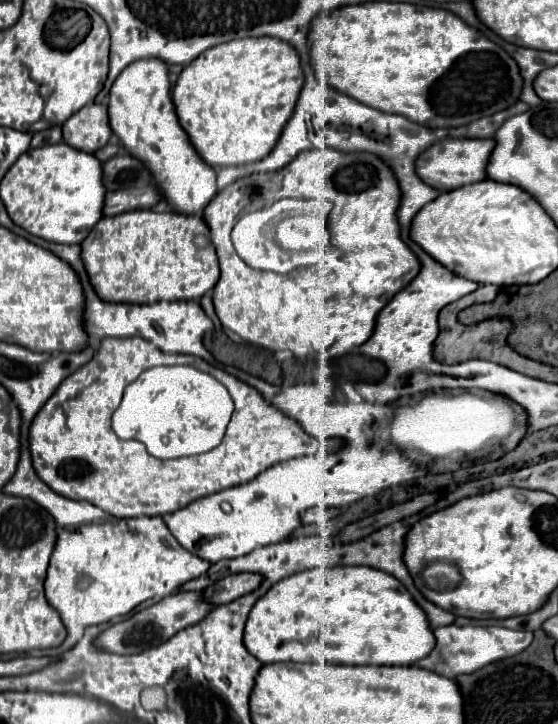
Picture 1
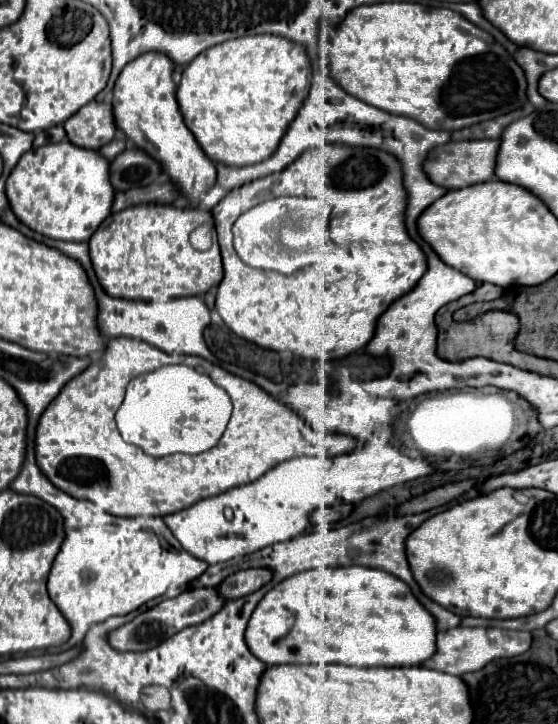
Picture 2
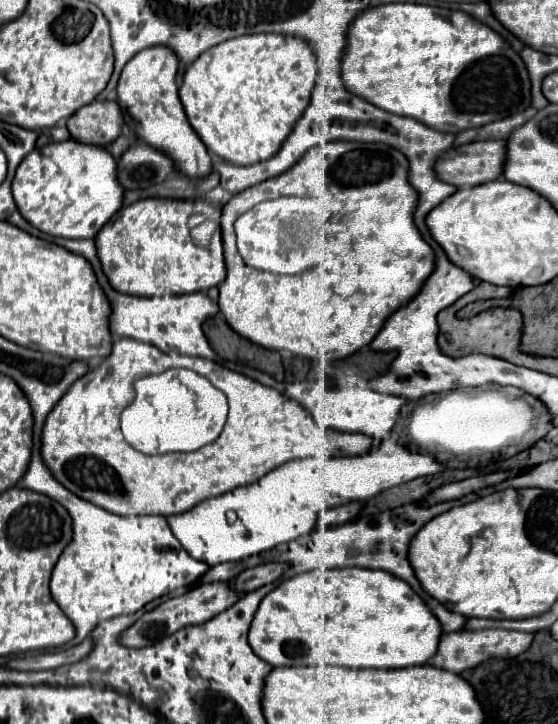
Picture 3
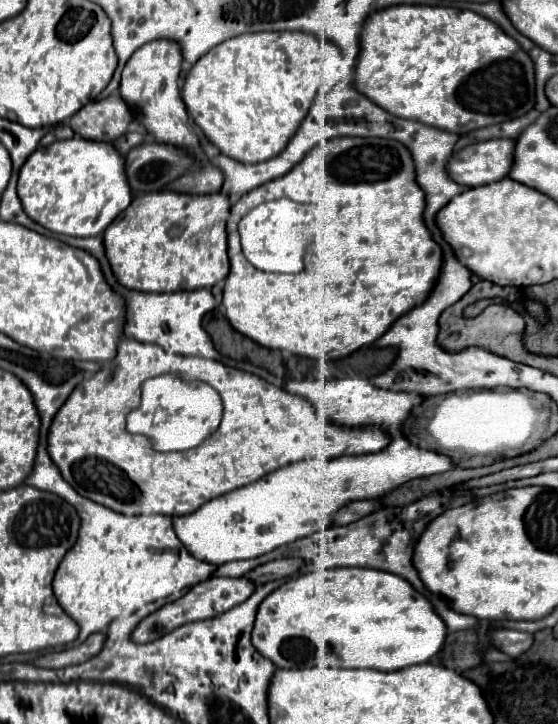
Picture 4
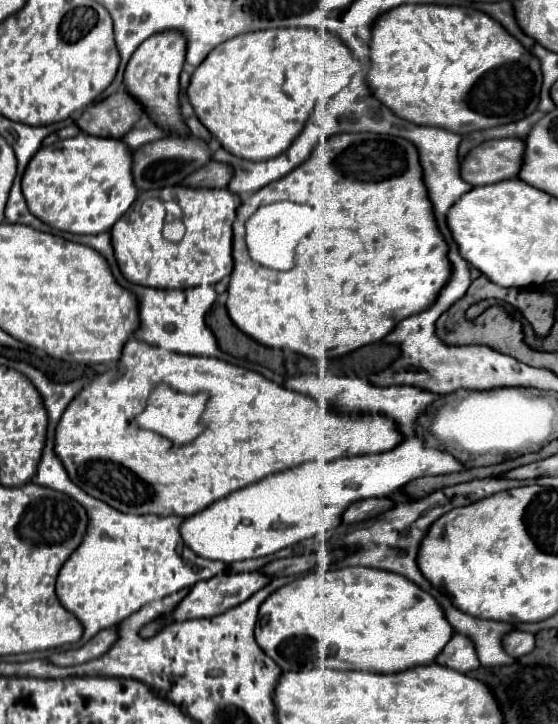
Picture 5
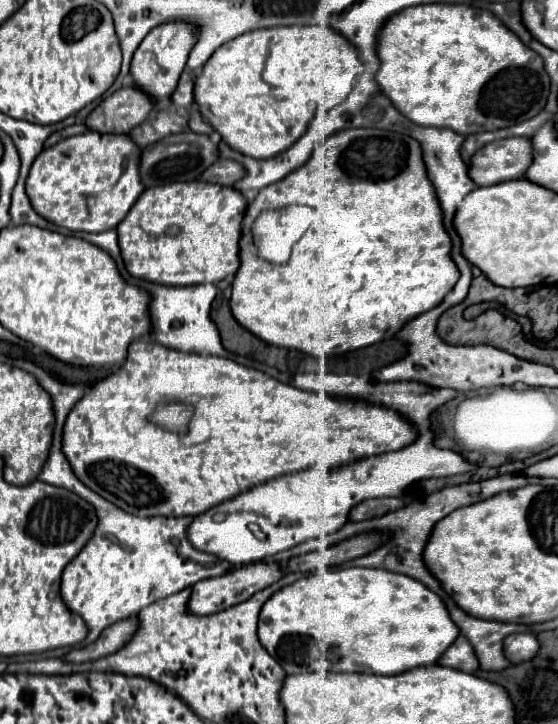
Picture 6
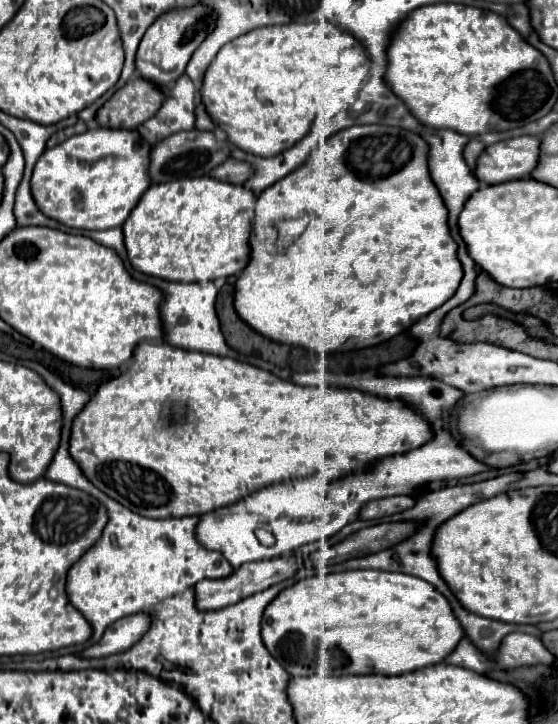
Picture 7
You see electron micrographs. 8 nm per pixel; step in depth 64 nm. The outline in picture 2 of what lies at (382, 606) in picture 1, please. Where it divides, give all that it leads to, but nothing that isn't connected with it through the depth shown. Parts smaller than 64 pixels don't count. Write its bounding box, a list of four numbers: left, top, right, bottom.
[246,566,436,666]

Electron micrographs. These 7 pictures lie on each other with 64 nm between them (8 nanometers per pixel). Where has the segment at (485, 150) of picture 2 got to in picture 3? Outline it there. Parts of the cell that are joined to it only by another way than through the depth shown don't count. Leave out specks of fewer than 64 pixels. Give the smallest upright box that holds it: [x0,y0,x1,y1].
[436,140,506,186]

